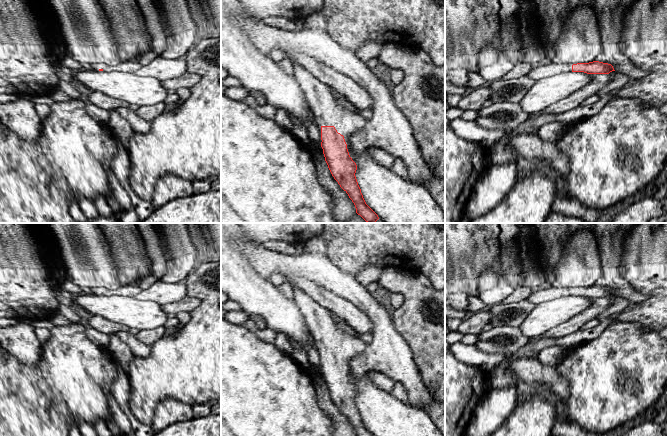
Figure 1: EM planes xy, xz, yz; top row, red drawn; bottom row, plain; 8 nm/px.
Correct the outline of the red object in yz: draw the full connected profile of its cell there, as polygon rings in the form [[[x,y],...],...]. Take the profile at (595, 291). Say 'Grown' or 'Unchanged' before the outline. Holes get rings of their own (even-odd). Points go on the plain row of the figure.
Grown. [[[593,285],[589,287],[577,287],[573,289],[543,286],[535,291],[532,291],[528,300],[534,304],[539,304],[545,301],[550,301],[562,296],[584,296],[587,298],[609,298],[615,295],[613,290],[608,287]]]

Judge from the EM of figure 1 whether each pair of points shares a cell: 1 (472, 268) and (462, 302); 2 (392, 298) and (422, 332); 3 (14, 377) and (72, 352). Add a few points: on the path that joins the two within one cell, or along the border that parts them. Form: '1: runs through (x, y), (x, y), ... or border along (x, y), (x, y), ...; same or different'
1: border along (455, 291), (461, 291), (467, 296); different
2: border along (401, 292), (403, 302), (392, 311); different
3: runs through (28, 377), (49, 375), (58, 366); same

